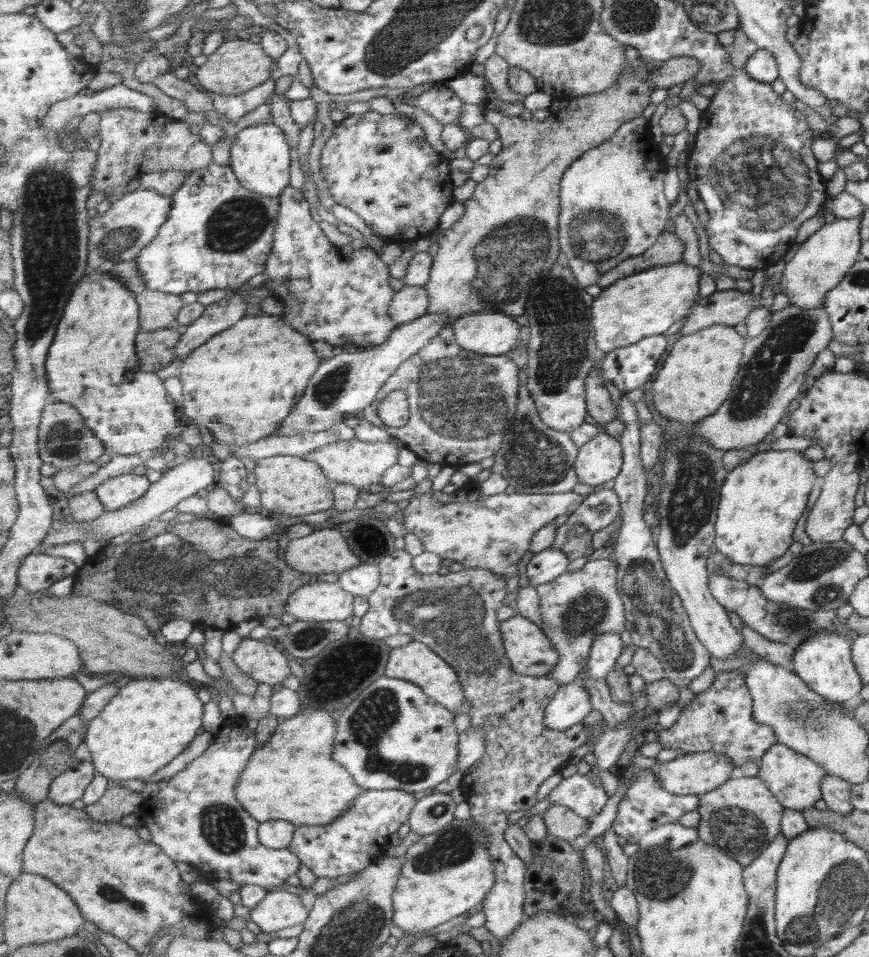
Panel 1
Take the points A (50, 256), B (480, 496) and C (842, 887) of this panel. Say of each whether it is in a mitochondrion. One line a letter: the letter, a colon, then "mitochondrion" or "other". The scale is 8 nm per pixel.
A: mitochondrion
B: other
C: mitochondrion

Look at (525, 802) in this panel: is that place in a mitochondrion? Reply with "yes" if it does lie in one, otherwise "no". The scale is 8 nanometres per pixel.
no

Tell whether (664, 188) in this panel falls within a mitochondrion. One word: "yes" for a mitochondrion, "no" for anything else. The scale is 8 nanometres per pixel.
no

